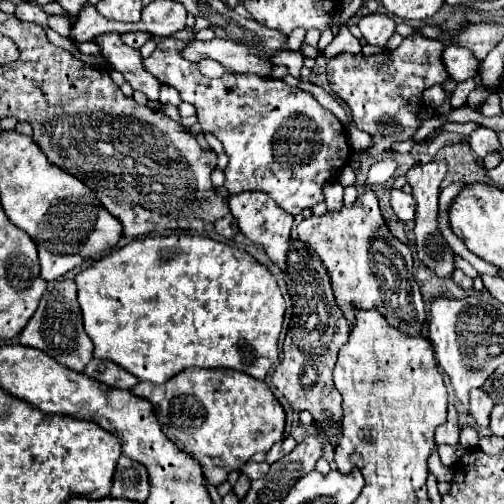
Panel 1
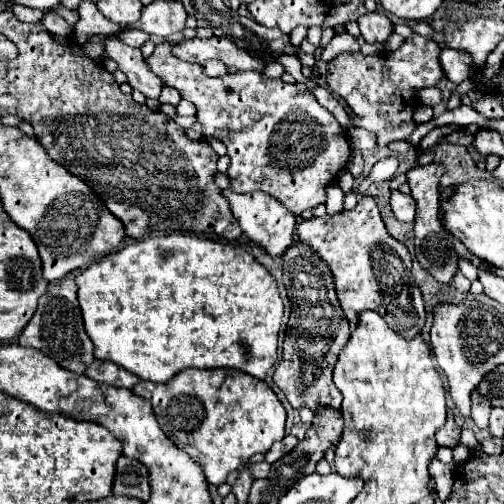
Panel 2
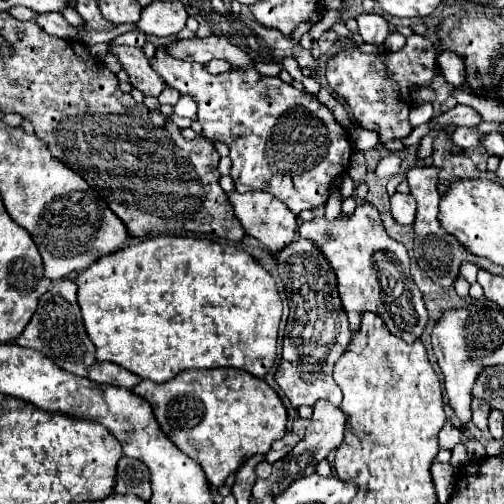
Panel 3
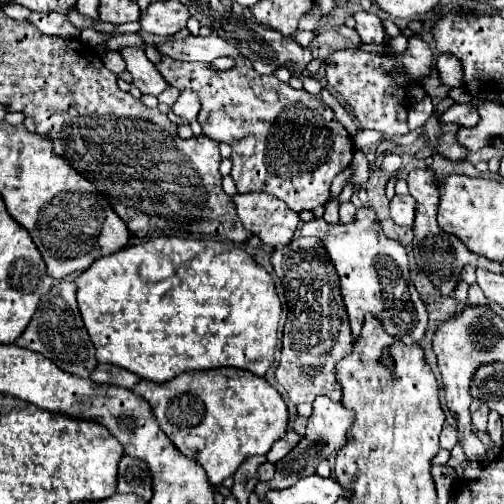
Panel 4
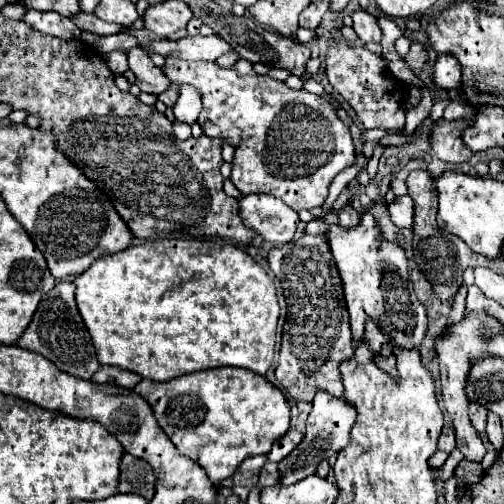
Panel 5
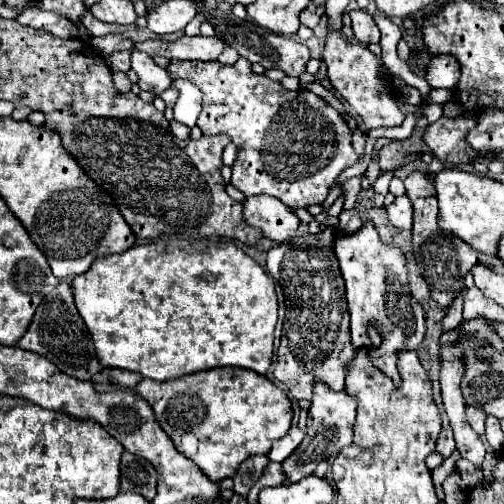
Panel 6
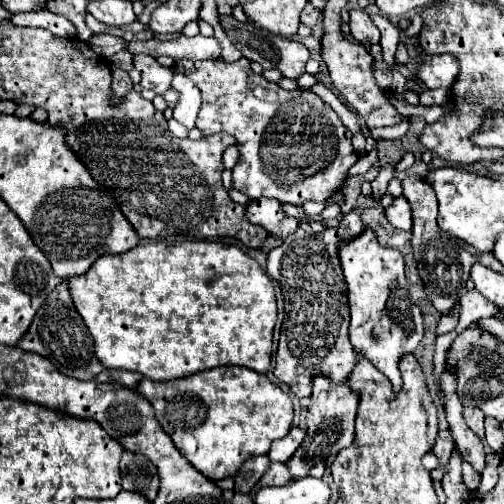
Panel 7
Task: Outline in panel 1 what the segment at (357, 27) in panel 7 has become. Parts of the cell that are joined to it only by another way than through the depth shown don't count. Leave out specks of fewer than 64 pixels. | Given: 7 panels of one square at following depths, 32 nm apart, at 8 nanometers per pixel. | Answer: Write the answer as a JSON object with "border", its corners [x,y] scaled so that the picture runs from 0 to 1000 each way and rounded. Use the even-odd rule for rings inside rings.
{"border":[[[742,24],[742,28],[730,28],[730,32],[718,32],[710,40],[710,56],[718,60],[718,71],[730,87],[742,87],[742,91],[754,91],[762,95],[770,75],[782,67],[782,40],[766,28],[754,28],[754,24]]]}

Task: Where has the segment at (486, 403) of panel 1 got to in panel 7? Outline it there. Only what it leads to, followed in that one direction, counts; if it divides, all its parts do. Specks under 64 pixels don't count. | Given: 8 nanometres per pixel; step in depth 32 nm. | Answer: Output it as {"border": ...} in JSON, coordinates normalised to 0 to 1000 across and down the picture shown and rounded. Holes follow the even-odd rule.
{"border":[[[940,806],[921,810],[921,813],[917,813],[917,825],[921,825],[929,849],[933,849],[948,869],[960,869],[960,821],[952,817],[952,810],[940,810]]]}

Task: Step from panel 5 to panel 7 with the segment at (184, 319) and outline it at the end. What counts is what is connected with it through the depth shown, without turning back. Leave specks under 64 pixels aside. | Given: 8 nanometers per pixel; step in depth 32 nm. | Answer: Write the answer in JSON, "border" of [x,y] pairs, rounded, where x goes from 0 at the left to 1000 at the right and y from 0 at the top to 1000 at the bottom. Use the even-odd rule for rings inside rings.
{"border":[[[319,474],[300,476],[294,484],[274,484],[270,492],[246,500],[246,504],[226,504],[226,508],[206,508],[183,524],[183,532],[167,548],[147,548],[135,556],[135,575],[143,587],[143,599],[163,627],[167,643],[175,647],[179,663],[187,667],[187,694],[202,726],[210,730],[242,730],[242,734],[262,734],[278,738],[282,746],[298,754],[345,754],[345,750],[365,750],[377,742],[389,742],[397,734],[429,730],[429,726],[484,726],[496,734],[508,734],[524,742],[536,726],[540,710],[540,655],[548,643],[548,591],[544,591],[544,563],[540,556],[524,544],[516,524],[500,516],[492,504],[462,484],[440,484],[438,478],[419,476],[357,476],[329,478]]]}

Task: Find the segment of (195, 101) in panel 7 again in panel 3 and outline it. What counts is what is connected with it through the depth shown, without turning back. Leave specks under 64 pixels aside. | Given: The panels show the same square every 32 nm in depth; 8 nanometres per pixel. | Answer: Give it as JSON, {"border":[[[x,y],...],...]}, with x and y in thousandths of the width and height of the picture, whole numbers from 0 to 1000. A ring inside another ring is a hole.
{"border":[[[357,190],[357,198],[345,206],[345,226],[365,230],[365,234],[389,234],[393,222],[393,206],[389,198],[381,198],[381,190]]]}

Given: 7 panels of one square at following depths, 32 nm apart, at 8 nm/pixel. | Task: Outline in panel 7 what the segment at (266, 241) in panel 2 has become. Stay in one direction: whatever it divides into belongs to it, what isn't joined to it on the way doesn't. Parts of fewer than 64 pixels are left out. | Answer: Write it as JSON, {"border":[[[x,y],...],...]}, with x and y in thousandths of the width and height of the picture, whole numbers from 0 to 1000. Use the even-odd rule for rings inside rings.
{"border":[[[512,393],[488,409],[488,429],[500,444],[528,452],[536,464],[567,472],[591,456],[591,437],[563,429],[556,401],[540,393]]]}

